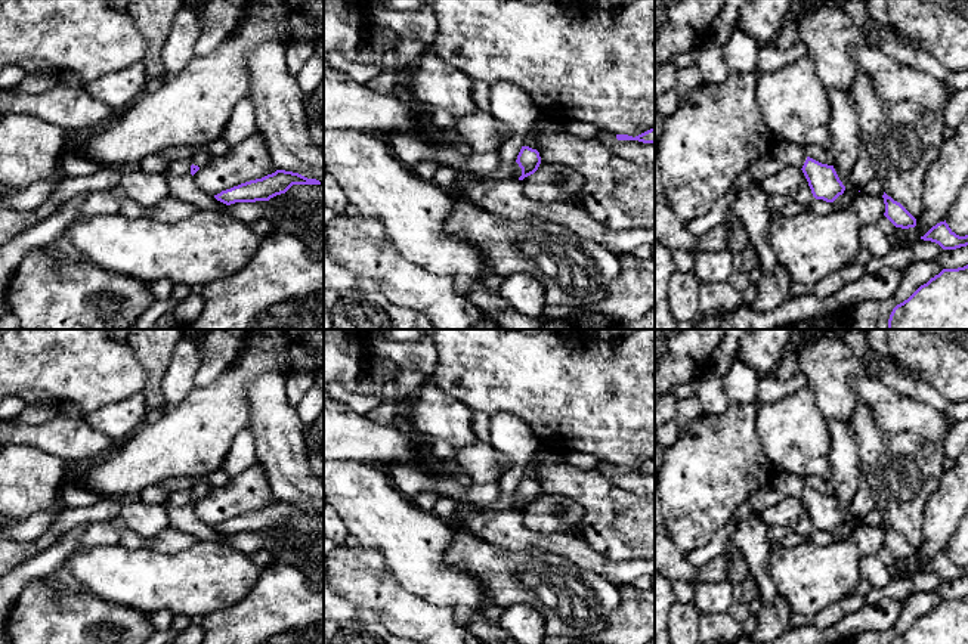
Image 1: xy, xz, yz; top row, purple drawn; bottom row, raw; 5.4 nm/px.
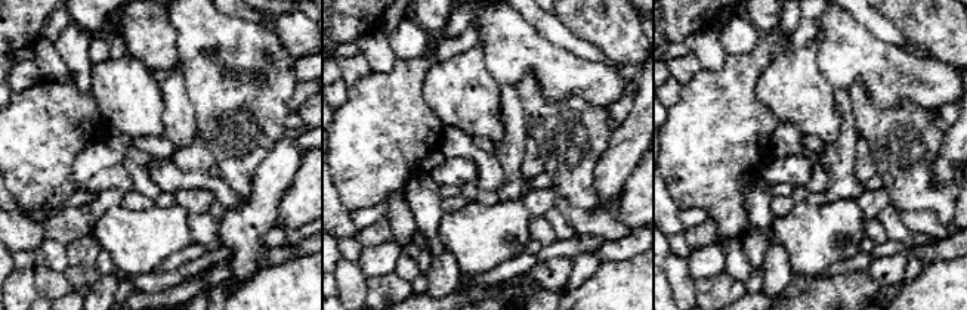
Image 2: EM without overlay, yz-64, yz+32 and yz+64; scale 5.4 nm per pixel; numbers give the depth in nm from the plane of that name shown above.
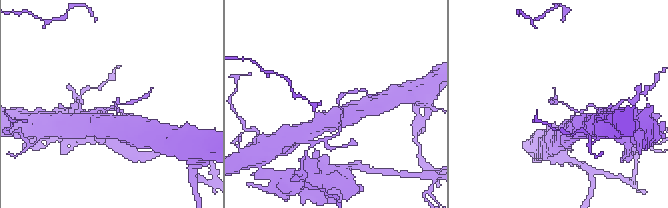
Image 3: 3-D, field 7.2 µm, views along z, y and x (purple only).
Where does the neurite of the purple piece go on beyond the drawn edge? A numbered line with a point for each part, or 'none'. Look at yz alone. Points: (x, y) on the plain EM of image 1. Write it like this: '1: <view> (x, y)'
1: yz (789, 485)

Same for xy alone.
1: xy (203, 486)

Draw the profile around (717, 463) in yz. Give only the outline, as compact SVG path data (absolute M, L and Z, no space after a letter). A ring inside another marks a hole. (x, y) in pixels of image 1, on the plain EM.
M757 400L730 402L721 415L703 412L664 449L656 468L656 492L668 533L684 554L705 547L757 489L771 483L774 468L755 430L760 406Z

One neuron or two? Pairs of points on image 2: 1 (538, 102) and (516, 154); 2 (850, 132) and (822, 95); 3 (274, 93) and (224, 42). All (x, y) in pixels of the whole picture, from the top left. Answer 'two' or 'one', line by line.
1: two
2: two
3: one

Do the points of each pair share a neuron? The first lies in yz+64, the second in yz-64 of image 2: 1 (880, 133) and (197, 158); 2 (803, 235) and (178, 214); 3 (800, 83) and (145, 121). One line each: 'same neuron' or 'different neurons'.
1: different neurons
2: same neuron
3: same neuron

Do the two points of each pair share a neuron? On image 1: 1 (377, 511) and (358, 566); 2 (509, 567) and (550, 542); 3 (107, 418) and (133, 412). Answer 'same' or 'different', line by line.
1: different
2: different
3: same

